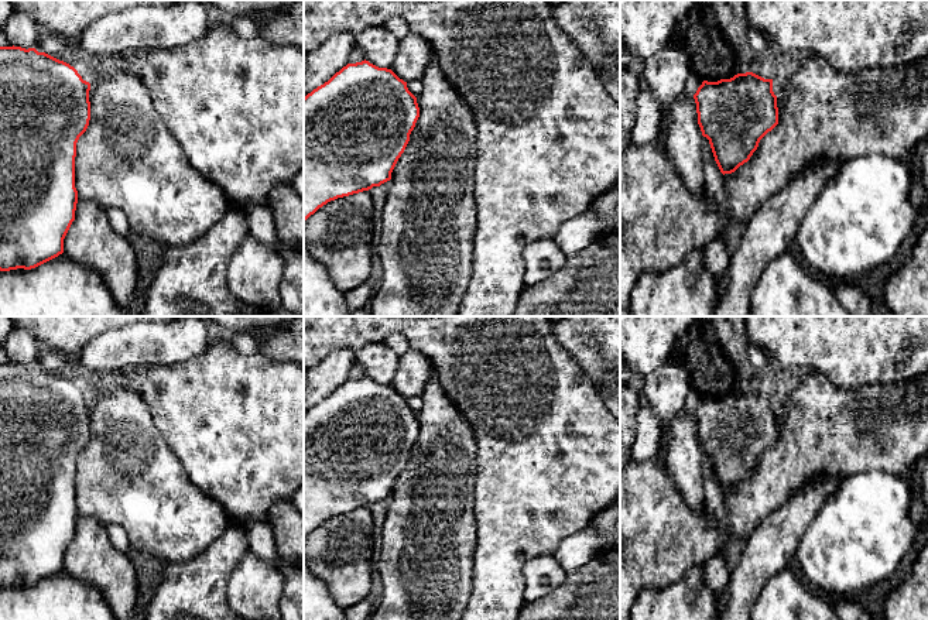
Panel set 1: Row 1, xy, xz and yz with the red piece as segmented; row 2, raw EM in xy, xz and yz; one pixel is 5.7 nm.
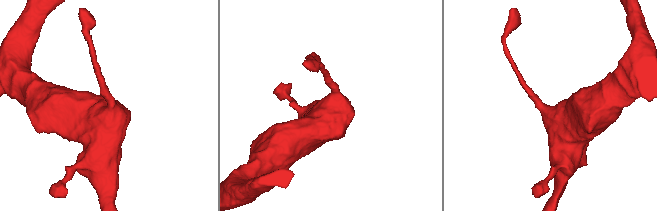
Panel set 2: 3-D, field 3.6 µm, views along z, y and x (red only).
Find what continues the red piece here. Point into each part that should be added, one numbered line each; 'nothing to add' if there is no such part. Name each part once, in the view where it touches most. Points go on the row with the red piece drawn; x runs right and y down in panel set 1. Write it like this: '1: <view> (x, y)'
nothing to add

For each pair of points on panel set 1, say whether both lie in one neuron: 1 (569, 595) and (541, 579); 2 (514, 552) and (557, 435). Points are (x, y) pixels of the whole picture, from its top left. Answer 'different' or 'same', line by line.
1: different
2: same

